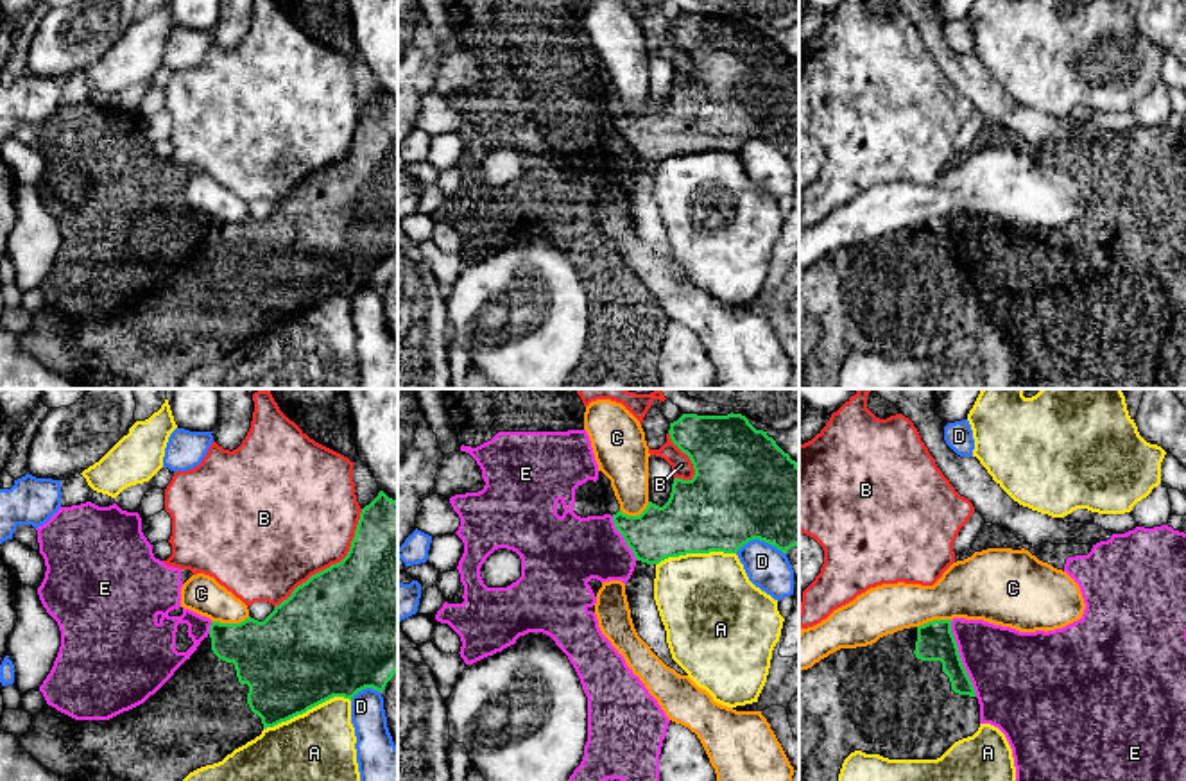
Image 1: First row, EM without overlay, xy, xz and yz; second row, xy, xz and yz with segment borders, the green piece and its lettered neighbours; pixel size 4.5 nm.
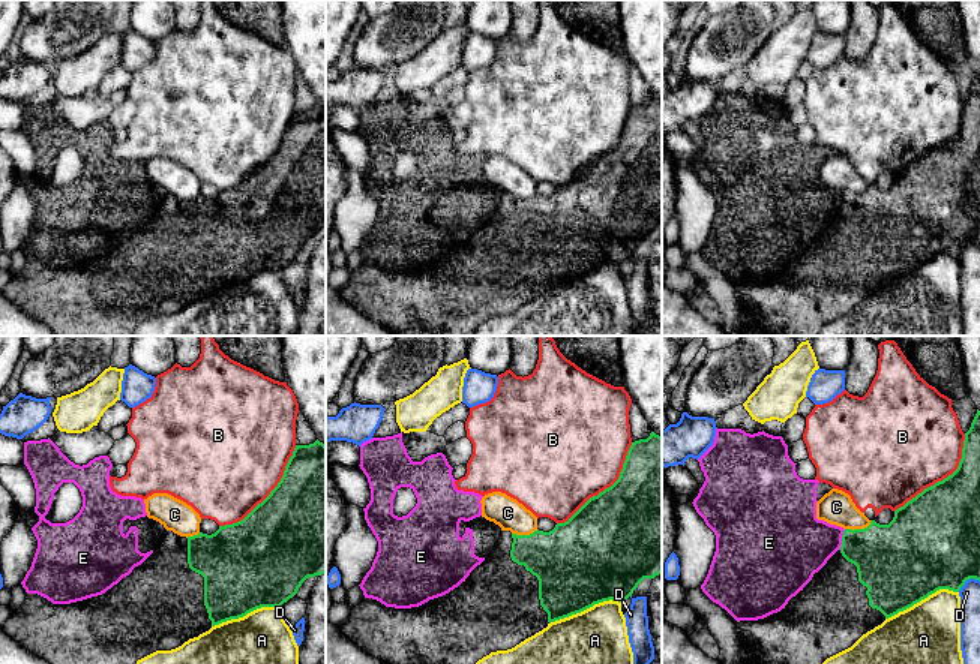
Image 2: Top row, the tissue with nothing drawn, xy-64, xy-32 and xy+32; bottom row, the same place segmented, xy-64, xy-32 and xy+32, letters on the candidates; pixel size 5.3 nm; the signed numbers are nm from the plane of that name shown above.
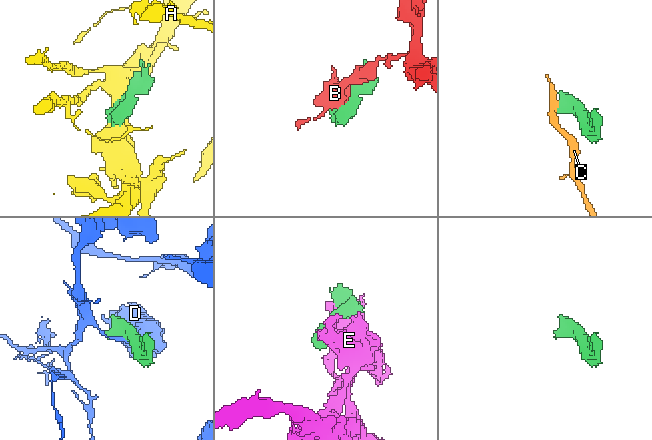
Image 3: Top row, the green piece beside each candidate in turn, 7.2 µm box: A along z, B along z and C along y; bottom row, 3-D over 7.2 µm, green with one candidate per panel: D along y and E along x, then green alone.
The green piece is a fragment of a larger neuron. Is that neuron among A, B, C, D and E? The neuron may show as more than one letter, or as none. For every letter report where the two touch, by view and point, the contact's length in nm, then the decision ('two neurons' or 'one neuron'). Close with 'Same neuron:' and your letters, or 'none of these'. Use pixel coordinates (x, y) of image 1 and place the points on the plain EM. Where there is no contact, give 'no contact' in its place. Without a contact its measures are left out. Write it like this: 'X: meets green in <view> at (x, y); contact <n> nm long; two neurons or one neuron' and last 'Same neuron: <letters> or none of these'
A: meets green in xy at (307, 308); contact 420 nm long; two neurons
B: meets green in xy at (332, 163); contact 600 nm long; two neurons
C: meets green in xy at (230, 223); contact 180 nm long; two neurons
D: meets green in xz at (760, 138); contact 240 nm long; two neurons
E: meets green in yz at (959, 257); contact 360 nm long; two neurons
Same neuron: none of these

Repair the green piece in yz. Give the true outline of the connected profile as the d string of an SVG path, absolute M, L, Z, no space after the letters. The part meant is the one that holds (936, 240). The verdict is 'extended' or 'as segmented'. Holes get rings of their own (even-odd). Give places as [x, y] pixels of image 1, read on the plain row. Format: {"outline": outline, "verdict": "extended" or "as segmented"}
{"outline": "M951 219L903 227L867 245L840 247L799 269L799 378L806 389L837 389L842 362L855 349L889 358L937 358L978 326L980 303L962 263Z", "verdict": "extended"}

